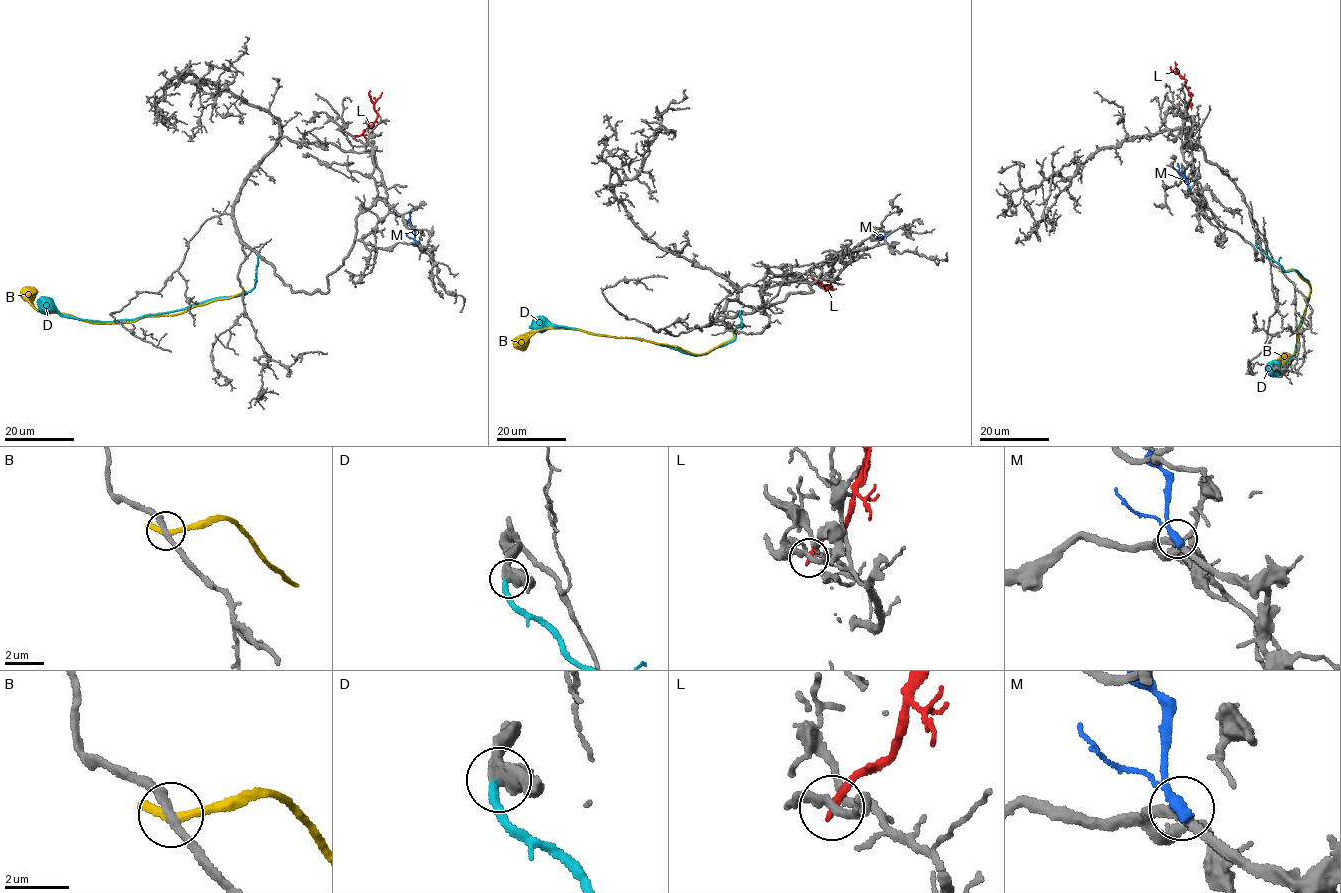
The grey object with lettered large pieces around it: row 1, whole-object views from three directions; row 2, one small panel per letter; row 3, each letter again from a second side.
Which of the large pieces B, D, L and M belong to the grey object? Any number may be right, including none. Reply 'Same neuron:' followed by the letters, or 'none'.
Same neuron: D

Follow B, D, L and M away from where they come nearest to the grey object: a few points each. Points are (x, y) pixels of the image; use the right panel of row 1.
B: (1282, 272), (1295, 271), (1310, 289), (1293, 358), (1282, 366), (1281, 375), (1280, 357), (1283, 353)
D: (1256, 242), (1284, 270), (1297, 271), (1308, 282), (1311, 289), (1291, 358), (1281, 371), (1272, 367)
L: (1180, 116), (1186, 110), (1190, 94), (1185, 79), (1170, 66)
M: (1189, 192), (1187, 180), (1179, 172), (1177, 163)

